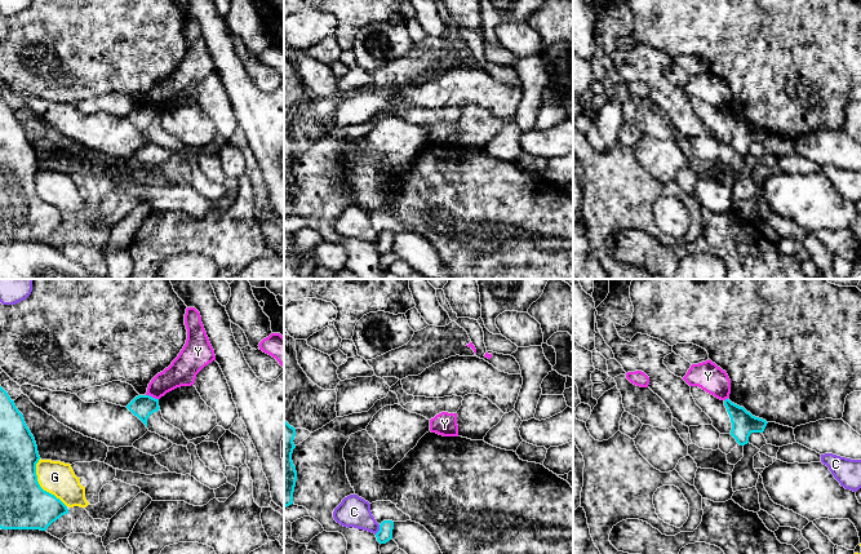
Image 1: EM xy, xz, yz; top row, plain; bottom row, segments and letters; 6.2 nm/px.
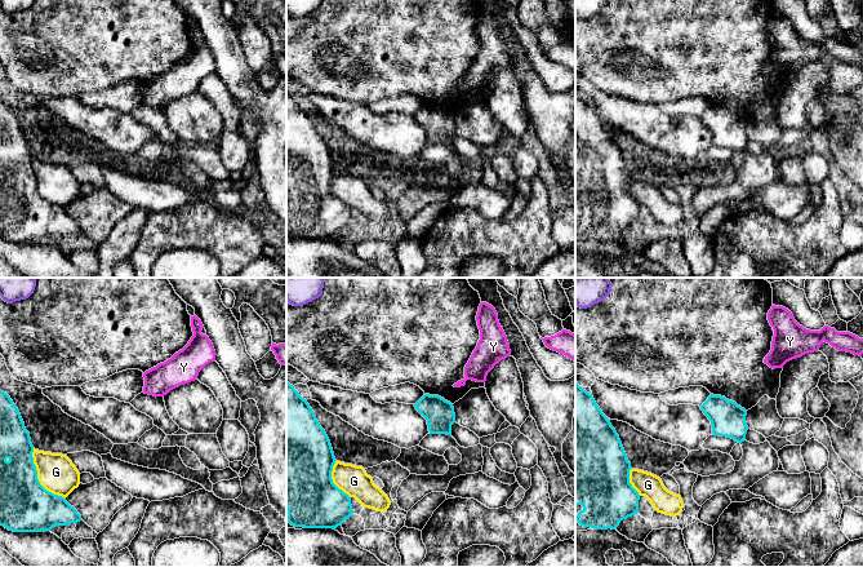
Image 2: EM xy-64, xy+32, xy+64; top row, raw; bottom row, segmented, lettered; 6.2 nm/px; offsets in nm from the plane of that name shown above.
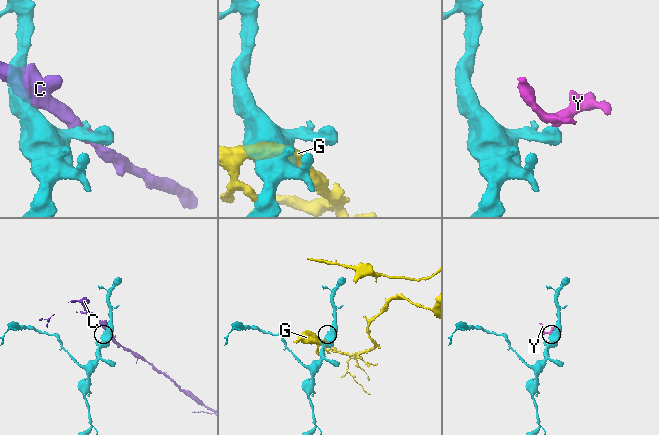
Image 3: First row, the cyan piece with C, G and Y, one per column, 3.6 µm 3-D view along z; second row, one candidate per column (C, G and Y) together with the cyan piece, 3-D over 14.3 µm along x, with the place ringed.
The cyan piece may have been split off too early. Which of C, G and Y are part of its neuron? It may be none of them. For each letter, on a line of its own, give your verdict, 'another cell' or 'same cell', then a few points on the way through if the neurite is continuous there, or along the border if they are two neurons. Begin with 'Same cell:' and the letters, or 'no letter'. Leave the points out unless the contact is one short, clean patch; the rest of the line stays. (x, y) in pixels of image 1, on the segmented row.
Same cell: no letter
C: another cell
G: another cell
Y: another cell; border xy (146, 394), (158, 399)

